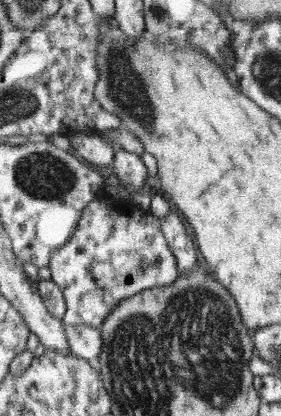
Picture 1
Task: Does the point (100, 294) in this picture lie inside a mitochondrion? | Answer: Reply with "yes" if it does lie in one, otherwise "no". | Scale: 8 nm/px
yes

